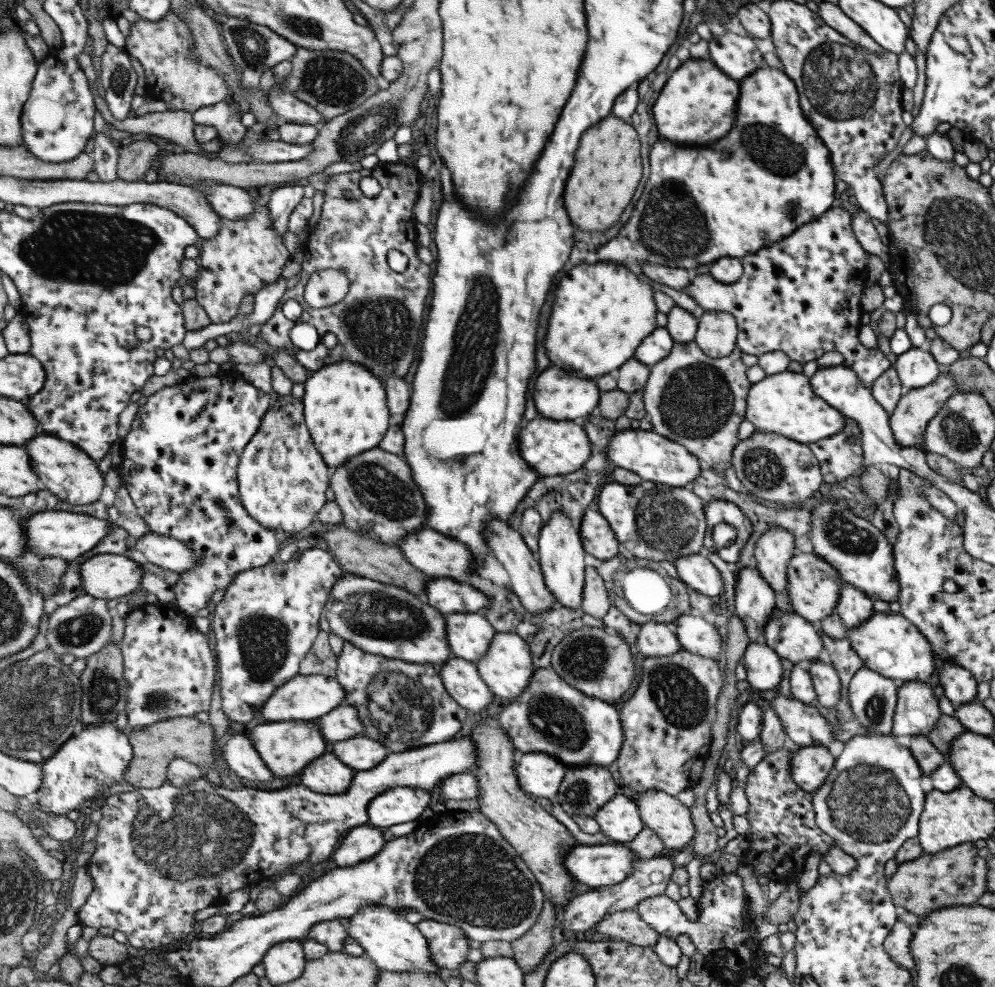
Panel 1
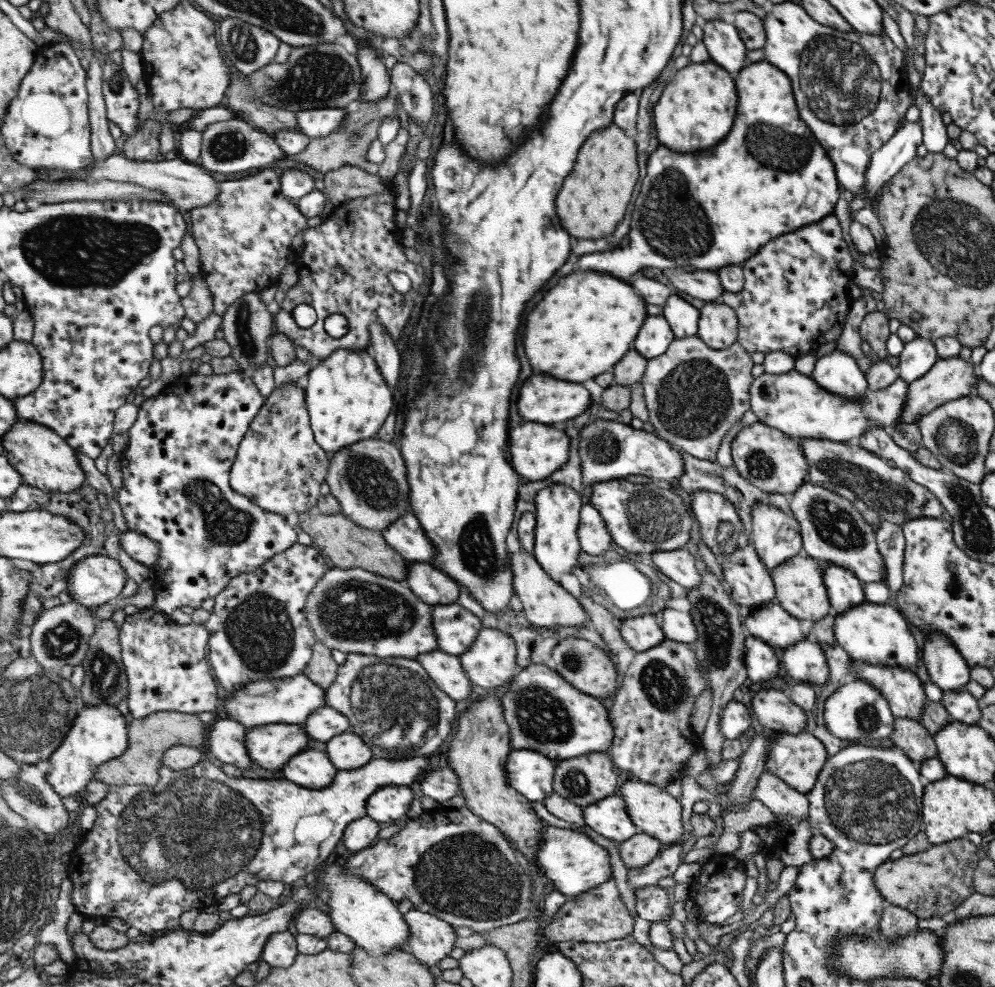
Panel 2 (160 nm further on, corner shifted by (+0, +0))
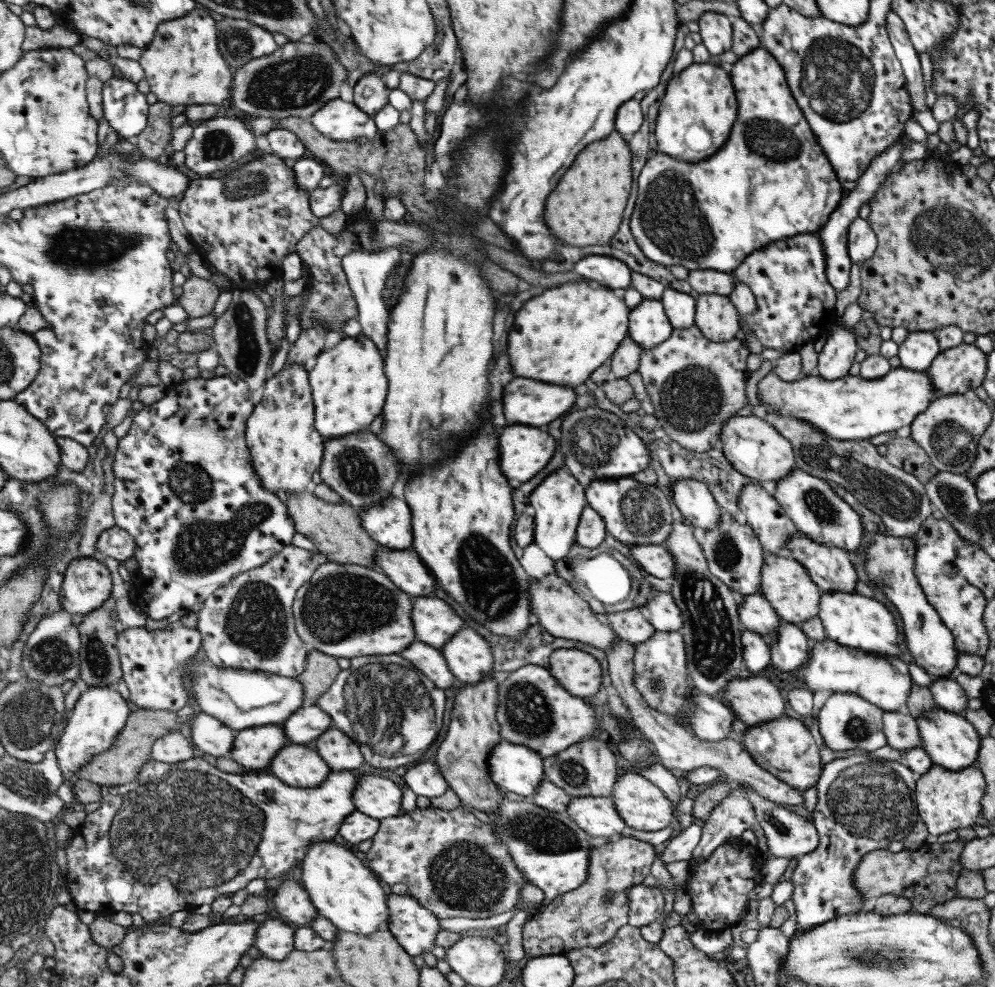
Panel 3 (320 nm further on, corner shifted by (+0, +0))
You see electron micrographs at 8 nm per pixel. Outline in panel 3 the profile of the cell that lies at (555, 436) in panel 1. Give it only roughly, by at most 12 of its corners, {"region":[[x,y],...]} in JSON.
{"region":[[529,426],[498,435],[498,465],[523,484],[547,464],[555,439]]}

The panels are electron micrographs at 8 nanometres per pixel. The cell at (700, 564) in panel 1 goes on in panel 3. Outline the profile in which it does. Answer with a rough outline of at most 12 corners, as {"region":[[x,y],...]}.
{"region":[[663,544],[629,547],[633,562],[655,578],[672,578]]}

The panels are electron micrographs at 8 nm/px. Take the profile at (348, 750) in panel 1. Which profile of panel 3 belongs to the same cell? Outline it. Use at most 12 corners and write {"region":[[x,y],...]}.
{"region":[[335,725],[317,739],[333,771],[365,764],[358,743]]}

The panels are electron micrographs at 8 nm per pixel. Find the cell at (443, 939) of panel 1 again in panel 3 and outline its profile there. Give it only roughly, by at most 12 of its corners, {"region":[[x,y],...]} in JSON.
{"region":[[390,894],[387,930],[409,956],[434,946],[438,918]]}

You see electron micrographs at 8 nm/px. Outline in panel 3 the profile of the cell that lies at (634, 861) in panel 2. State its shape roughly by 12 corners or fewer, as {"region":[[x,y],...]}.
{"region":[[592,843],[583,884],[525,919],[529,958],[598,947],[659,848]]}

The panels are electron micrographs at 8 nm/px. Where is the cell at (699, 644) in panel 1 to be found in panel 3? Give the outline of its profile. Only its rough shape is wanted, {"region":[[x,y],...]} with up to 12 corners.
{"region":[[653,591],[644,604],[655,631],[678,631],[681,612],[670,594]]}

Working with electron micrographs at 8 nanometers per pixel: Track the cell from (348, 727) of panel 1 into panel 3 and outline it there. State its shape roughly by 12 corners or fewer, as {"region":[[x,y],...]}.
{"region":[[319,705],[303,706],[283,724],[295,744],[317,740],[333,725]]}

